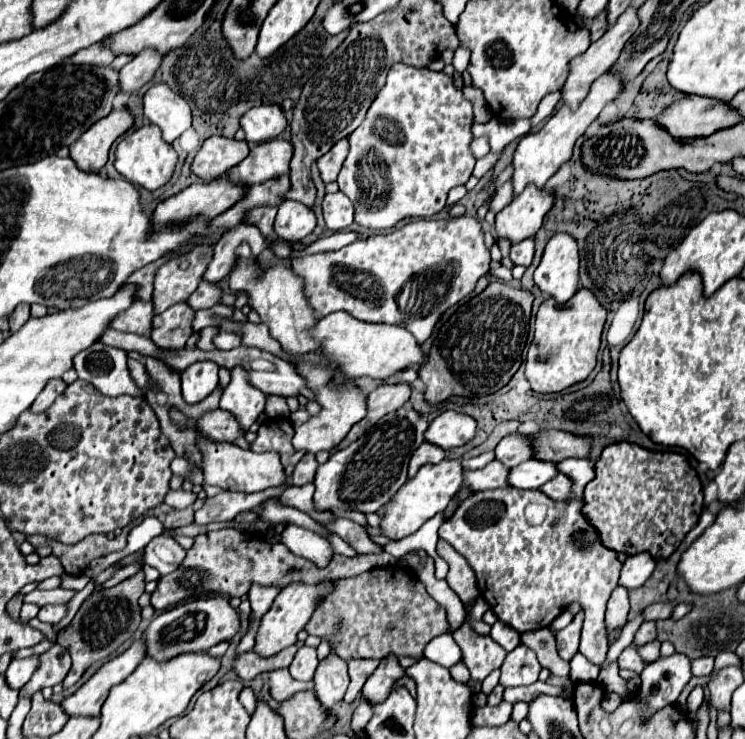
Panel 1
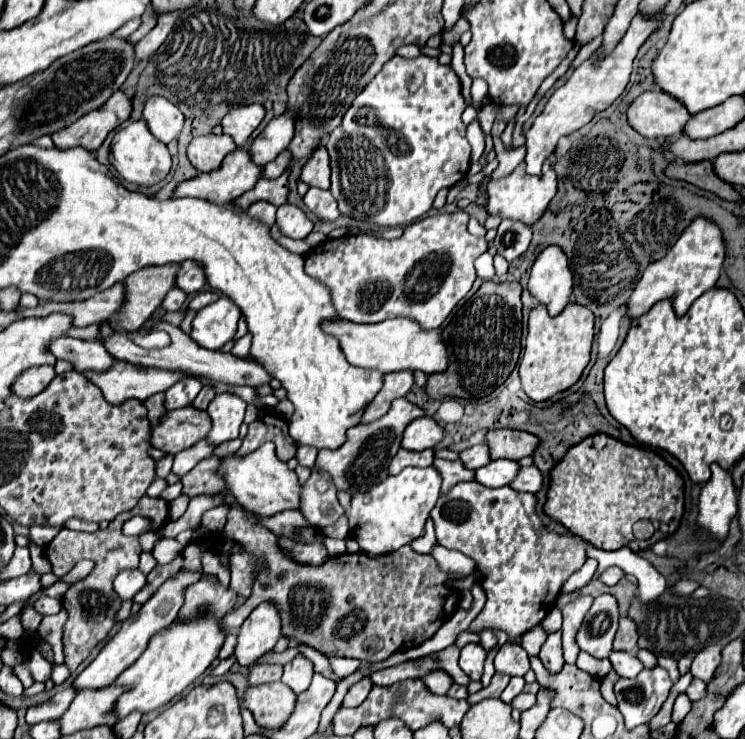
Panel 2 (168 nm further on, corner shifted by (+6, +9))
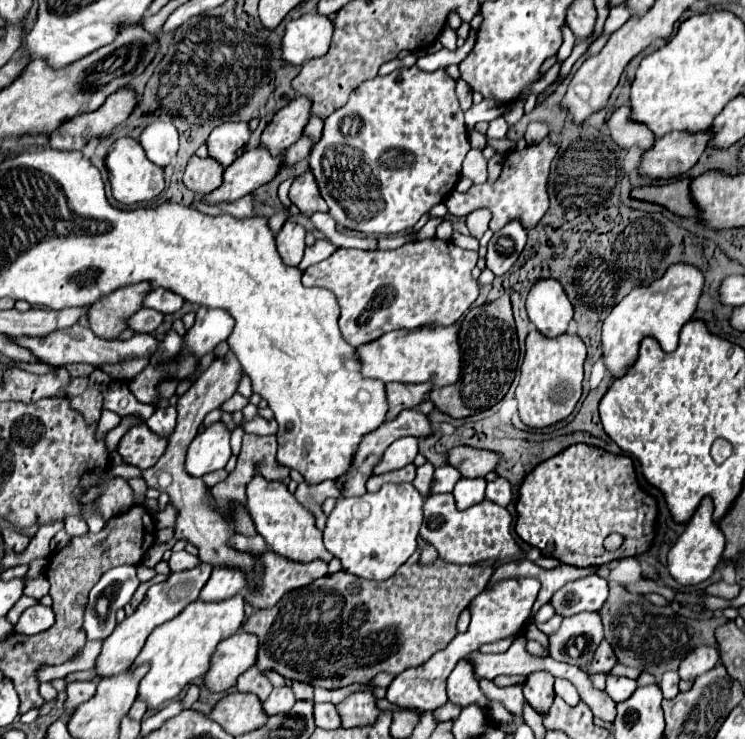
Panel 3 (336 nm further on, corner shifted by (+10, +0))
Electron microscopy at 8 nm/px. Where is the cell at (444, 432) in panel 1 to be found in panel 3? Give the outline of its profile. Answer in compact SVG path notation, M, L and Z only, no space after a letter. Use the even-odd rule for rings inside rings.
M402 437L398 441L394 441L382 455L382 459L374 465L372 473L380 475L380 473L388 473L388 471L396 471L402 469L404 465L414 461L414 455L418 453L418 439L414 437Z

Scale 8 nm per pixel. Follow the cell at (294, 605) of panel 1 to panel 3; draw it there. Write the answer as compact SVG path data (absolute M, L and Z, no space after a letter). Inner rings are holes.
M238 631L232 637L218 643L212 653L210 667L204 673L204 687L218 693L236 685L236 679L254 665L256 661L256 637Z

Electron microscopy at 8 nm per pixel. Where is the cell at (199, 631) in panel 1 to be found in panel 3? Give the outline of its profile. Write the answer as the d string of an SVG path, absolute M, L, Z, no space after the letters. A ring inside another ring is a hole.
M220 565L220 567L214 567L208 583L204 585L204 589L200 593L200 599L202 601L228 599L228 597L240 593L242 589L246 589L246 585L248 585L248 581L246 581L246 573L242 569Z

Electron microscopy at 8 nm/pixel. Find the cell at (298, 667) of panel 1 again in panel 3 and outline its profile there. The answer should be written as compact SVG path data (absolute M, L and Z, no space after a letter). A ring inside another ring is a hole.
M290 687L272 689L272 693L266 697L266 701L262 701L262 711L268 717L272 717L272 715L278 715L278 713L288 713L288 709L292 709L294 703L296 703L296 699L292 697Z

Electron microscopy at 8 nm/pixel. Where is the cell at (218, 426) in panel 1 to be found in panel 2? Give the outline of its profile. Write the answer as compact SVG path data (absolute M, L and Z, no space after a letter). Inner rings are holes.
M186 406L170 410L164 420L152 428L152 446L166 454L178 454L204 440L212 428L212 418L206 410Z

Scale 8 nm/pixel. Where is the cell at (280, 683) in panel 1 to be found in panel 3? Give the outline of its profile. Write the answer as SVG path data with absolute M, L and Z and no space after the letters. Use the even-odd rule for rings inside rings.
M250 667L246 673L242 673L242 675L238 677L236 691L254 693L260 701L264 701L264 697L268 697L268 693L272 691L272 683L270 683L268 677L266 677L264 673L260 673L256 667Z

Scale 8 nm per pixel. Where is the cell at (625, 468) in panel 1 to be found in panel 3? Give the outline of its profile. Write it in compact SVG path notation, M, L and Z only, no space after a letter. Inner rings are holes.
M578 443L536 465L524 477L518 487L516 513L516 533L524 543L540 549L542 555L546 549L560 563L594 567L648 551L658 511L654 497L638 487L630 457ZM610 533L624 537L622 547L614 553L604 549L604 539Z

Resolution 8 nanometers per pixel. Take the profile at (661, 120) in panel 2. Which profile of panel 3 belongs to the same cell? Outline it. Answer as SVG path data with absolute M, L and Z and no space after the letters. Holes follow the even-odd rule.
M618 107L610 119L606 121L610 137L616 145L620 145L622 149L634 147L638 145L640 149L648 149L648 145L652 145L652 141L656 141L648 129L642 129L642 125L636 125L634 121L628 121L628 107Z

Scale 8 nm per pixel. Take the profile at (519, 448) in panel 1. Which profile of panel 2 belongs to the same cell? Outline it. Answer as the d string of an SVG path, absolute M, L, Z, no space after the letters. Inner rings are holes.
M478 444L478 446L472 446L464 452L460 452L460 460L464 464L468 464L468 468L480 468L484 464L490 464L492 462L492 456L490 456L490 448L488 444Z

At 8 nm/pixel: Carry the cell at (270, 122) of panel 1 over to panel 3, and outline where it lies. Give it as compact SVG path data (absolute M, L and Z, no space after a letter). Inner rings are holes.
M248 123L220 125L210 133L210 137L206 141L208 155L212 159L220 161L222 167L228 167L244 153L248 139L250 139Z

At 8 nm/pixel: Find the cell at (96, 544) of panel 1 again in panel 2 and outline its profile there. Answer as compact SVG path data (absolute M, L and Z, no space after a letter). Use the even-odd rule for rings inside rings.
M142 496L140 504L136 504L136 508L116 516L108 524L108 528L98 530L94 534L62 528L54 536L54 540L46 546L46 558L52 562L52 572L58 578L67 574L70 568L82 558L90 558L90 560L96 562L96 568L84 580L72 584L70 590L66 592L64 600L62 600L64 606L68 608L68 614L70 614L68 622L64 626L64 662L66 662L70 672L74 672L78 668L78 664L84 658L88 658L92 648L96 644L100 644L108 636L108 632L118 624L118 610L122 606L122 600L116 594L112 582L118 576L118 572L122 572L126 568L132 568L132 570L138 568L138 560L140 560L140 552L142 552L140 544L138 544L138 538L136 536L124 536L120 528L128 518L132 518L136 514L152 518L154 526L160 528L168 520L168 502L164 498Z

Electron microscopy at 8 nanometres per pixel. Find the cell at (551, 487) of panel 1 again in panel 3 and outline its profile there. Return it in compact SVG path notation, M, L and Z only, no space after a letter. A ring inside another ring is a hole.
M502 477L500 479L494 479L486 485L486 499L496 503L496 505L502 505L506 507L512 499L512 489L508 485L508 481L504 481Z

